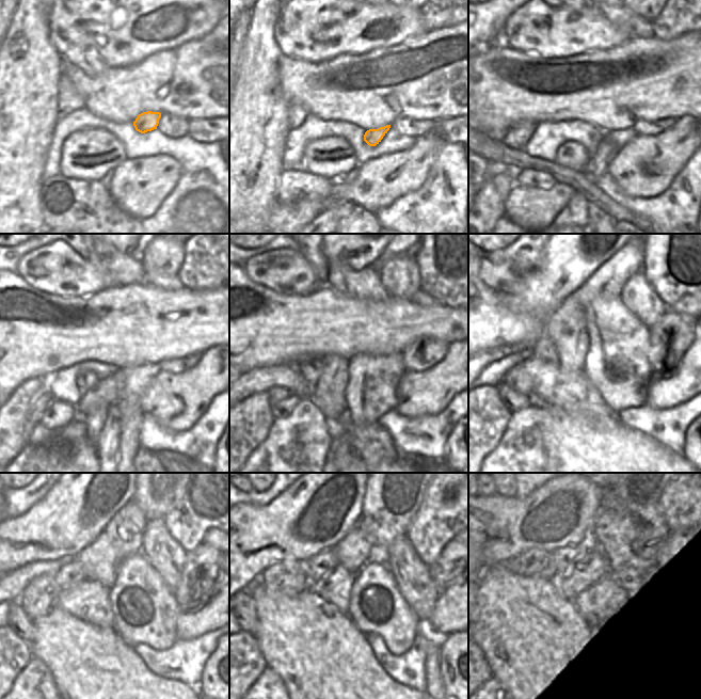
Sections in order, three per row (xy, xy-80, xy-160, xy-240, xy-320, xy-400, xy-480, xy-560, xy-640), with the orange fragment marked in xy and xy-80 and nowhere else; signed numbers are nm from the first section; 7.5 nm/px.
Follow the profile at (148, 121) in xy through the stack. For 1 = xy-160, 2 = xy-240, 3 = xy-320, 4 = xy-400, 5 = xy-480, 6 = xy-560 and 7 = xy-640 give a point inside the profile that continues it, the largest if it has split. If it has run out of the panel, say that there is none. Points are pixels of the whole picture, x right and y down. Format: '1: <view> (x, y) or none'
1: xy-160 (596, 167)
2: xy-240 (107, 448)
3: xy-320 (339, 450)
4: none
5: none
6: none
7: none

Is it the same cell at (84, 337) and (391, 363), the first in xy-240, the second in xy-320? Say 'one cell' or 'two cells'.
two cells

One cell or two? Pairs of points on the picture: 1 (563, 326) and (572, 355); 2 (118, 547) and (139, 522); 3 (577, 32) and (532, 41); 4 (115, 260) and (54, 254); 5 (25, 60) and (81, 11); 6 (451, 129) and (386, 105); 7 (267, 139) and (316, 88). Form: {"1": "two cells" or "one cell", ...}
{"1": "one cell", "2": "one cell", "3": "one cell", "4": "two cells", "5": "two cells", "6": "two cells", "7": "two cells"}

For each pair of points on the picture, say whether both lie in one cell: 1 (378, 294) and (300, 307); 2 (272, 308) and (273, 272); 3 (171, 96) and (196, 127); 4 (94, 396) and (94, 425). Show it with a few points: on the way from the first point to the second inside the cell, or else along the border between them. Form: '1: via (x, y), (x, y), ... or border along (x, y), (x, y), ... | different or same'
1: border along (333, 288), (348, 297), (381, 301) | different
2: border along (250, 279), (277, 292), (297, 296) | different
3: border along (216, 117), (201, 117), (189, 121) | different
4: via (94, 403), (94, 417) | same

